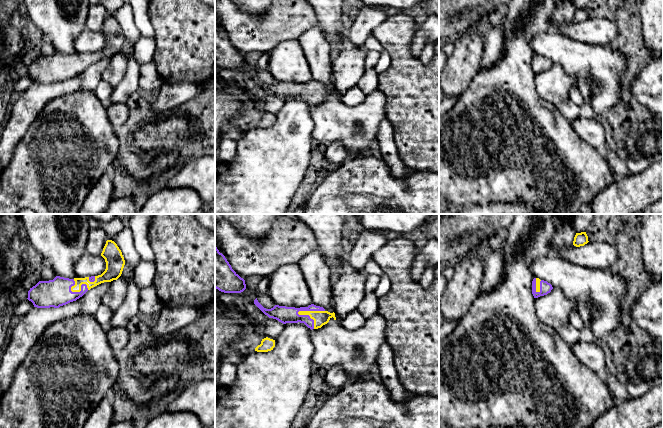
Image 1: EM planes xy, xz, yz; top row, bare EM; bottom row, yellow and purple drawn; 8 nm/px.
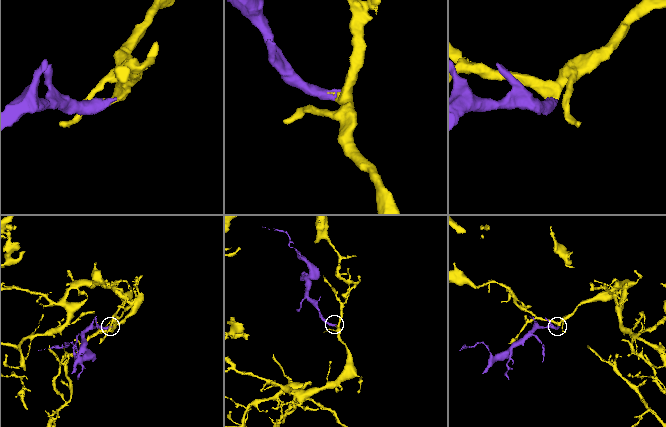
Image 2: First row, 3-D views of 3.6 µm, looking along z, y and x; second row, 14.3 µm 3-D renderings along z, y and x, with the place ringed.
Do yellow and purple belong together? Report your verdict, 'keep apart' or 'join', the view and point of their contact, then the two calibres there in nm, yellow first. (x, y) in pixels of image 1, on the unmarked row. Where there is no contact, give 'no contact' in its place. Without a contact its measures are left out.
join; contact xz (310, 87); calibres 120 and 140 nm

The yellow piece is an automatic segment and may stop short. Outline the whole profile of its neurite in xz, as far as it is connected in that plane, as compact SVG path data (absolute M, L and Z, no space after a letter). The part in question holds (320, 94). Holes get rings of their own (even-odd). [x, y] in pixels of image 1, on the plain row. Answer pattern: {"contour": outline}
{"contour": "M257 74L254 76L254 80L269 94L276 95L283 100L304 99L311 106L321 104L332 93L336 96L334 88L330 89L323 83L314 80L300 84L275 81L271 85L266 85L258 78Z"}

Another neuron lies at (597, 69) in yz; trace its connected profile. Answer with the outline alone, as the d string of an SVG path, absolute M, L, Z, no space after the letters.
M553 30L537 34L530 45L535 54L547 57L553 64L560 64L566 74L575 78L585 103L588 103L596 114L604 113L621 101L620 81L628 68L628 59L623 54L607 46L580 42Z

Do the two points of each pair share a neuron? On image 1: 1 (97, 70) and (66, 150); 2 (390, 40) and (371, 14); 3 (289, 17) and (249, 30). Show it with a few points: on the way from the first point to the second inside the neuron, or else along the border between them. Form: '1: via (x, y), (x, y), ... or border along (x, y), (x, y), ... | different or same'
1: border along (93, 90), (78, 90), (66, 95) | different
2: border along (387, 16), (370, 34) | different
3: via (279, 23), (270, 30), (259, 30) | same

